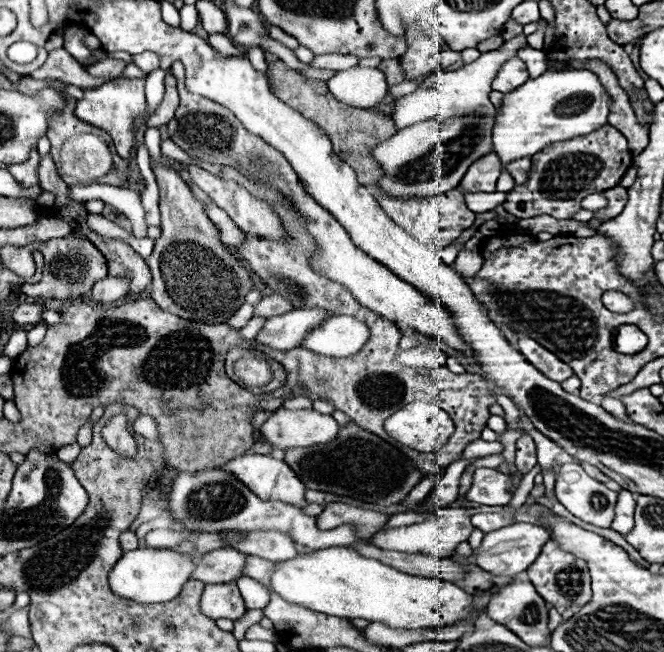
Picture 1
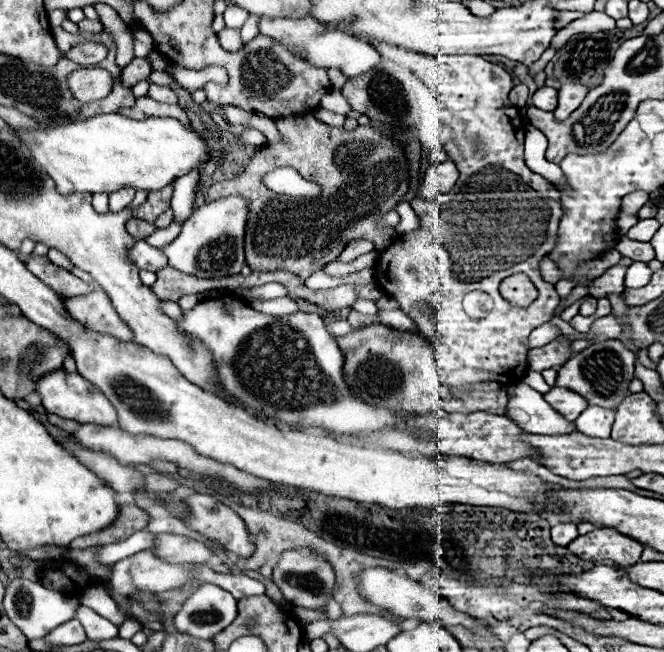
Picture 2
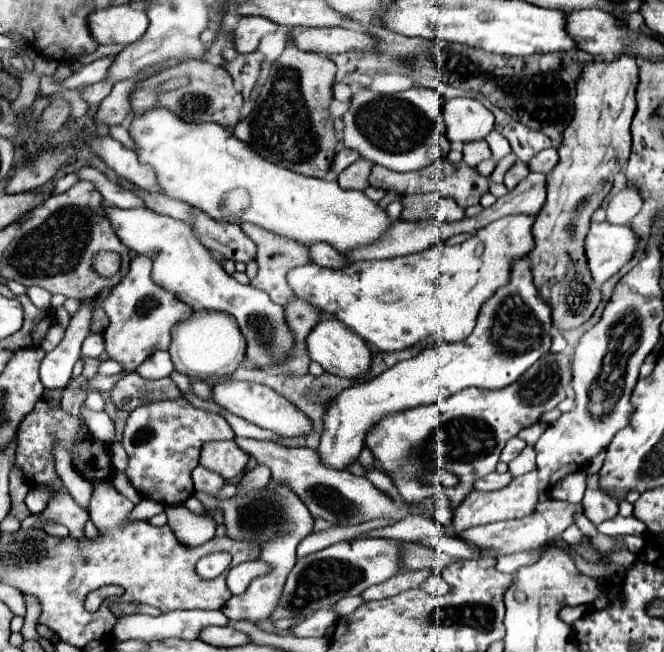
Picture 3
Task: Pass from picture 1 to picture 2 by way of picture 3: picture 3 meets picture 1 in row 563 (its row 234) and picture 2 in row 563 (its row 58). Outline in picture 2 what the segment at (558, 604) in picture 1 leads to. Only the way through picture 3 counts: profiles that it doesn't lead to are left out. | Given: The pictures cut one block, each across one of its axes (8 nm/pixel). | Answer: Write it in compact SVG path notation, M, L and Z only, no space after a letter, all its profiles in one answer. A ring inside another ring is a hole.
M598 528L586 536L578 536L568 544L568 550L590 562L612 560L618 566L634 566L644 546L612 528Z

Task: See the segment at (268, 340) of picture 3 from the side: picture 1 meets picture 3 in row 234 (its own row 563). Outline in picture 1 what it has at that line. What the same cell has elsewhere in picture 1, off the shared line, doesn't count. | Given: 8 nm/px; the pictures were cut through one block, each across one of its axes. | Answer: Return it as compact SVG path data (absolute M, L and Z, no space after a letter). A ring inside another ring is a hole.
M144 548L144 550L132 550L124 552L124 556L118 560L118 564L112 568L108 582L112 592L116 592L122 598L136 600L140 604L154 604L154 602L170 602L174 600L182 586L192 578L196 570L196 564L190 556L174 552L170 548Z

